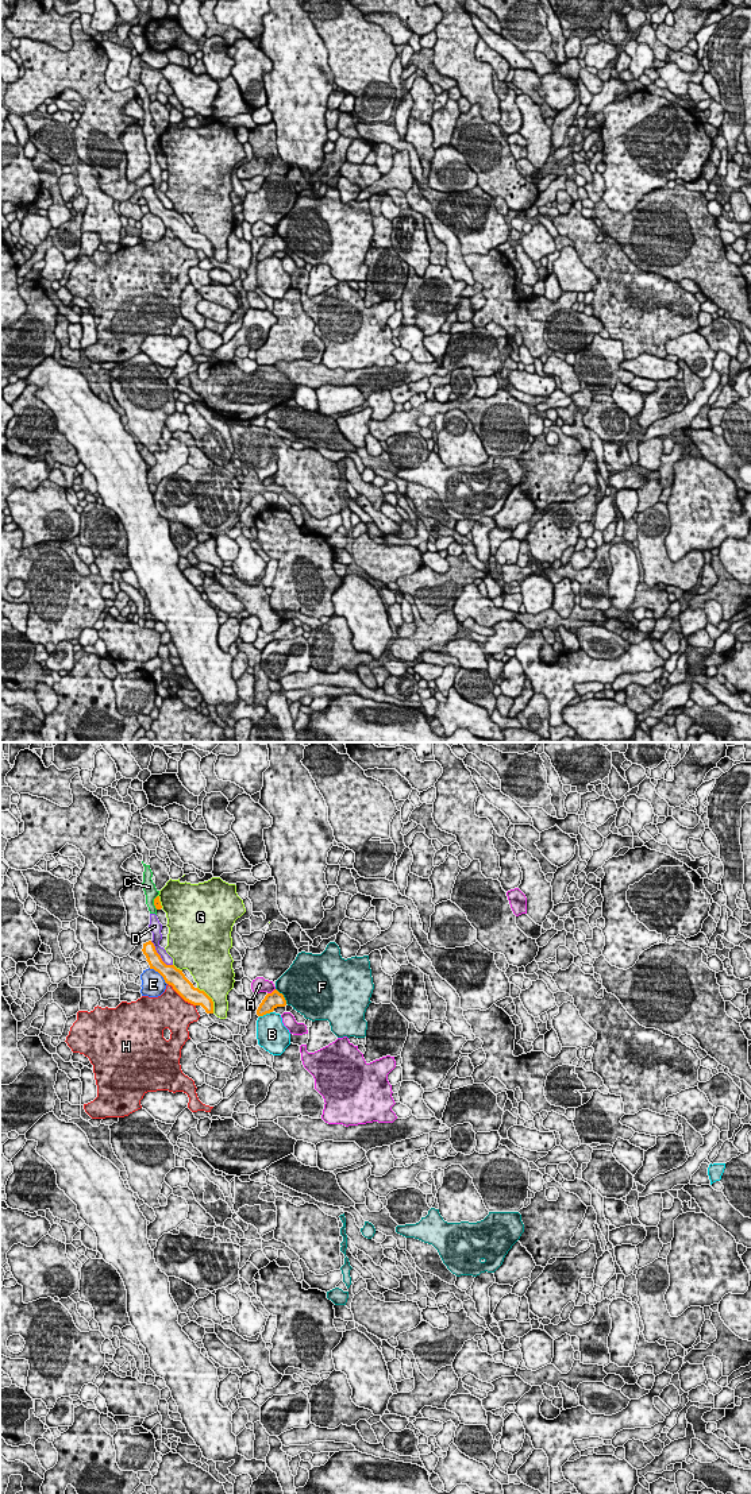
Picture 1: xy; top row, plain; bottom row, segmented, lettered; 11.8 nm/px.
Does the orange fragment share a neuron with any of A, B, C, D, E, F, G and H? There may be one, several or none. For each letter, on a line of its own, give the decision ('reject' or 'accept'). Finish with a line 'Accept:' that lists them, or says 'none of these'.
A: reject
B: reject
C: reject
D: reject
E: reject
F: reject
G: reject
H: reject
Accept: none of these

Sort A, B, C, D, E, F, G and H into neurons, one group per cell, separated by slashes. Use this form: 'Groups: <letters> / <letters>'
Groups: A / B / C D / E / F / G / H

